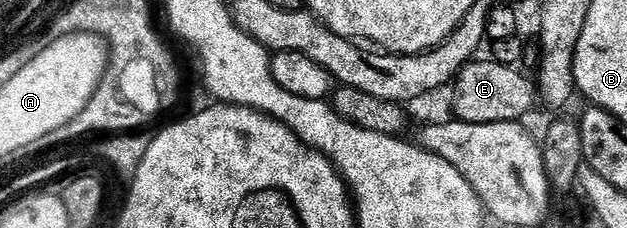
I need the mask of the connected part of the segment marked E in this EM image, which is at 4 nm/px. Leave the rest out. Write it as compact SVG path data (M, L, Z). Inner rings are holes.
M492 59L472 60L463 66L459 76L453 82L455 89L455 113L460 121L469 123L505 123L506 121L524 120L523 116L530 111L537 101L537 85L519 69L502 65Z

